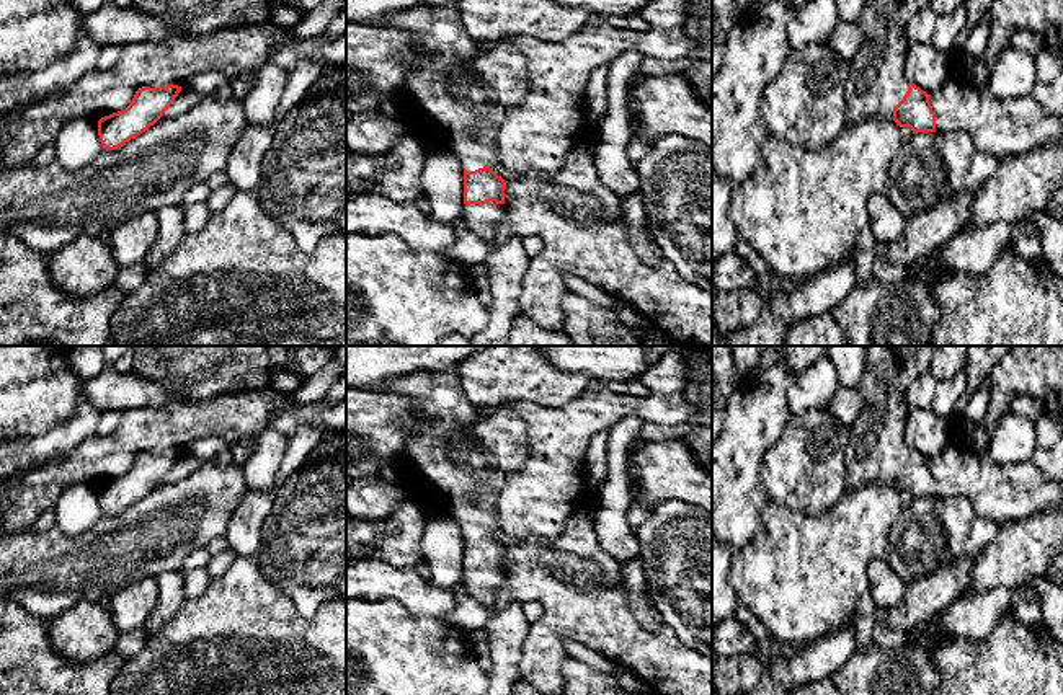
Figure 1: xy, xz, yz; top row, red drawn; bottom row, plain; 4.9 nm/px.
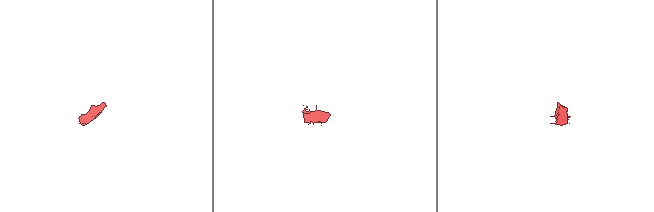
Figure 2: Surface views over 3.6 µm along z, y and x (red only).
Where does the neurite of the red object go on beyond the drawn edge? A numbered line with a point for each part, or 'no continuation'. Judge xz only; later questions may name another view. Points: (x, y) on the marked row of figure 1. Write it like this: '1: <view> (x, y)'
1: xz (471, 113)
2: xz (507, 261)

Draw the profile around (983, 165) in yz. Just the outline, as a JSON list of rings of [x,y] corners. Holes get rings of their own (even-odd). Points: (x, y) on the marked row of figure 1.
[[[976,152],[965,176],[965,189],[978,191],[999,168],[1003,157],[993,152]]]

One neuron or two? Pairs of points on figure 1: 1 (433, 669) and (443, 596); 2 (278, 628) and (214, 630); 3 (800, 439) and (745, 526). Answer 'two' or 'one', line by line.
1: two
2: one
3: two

